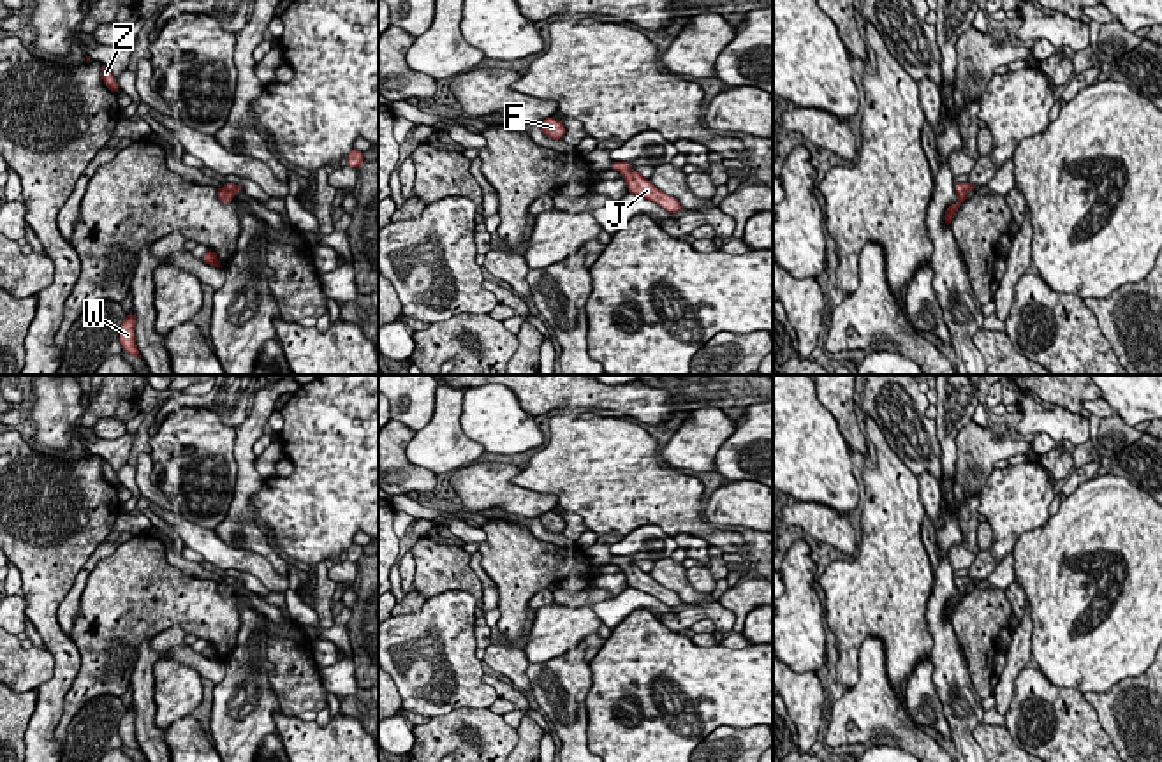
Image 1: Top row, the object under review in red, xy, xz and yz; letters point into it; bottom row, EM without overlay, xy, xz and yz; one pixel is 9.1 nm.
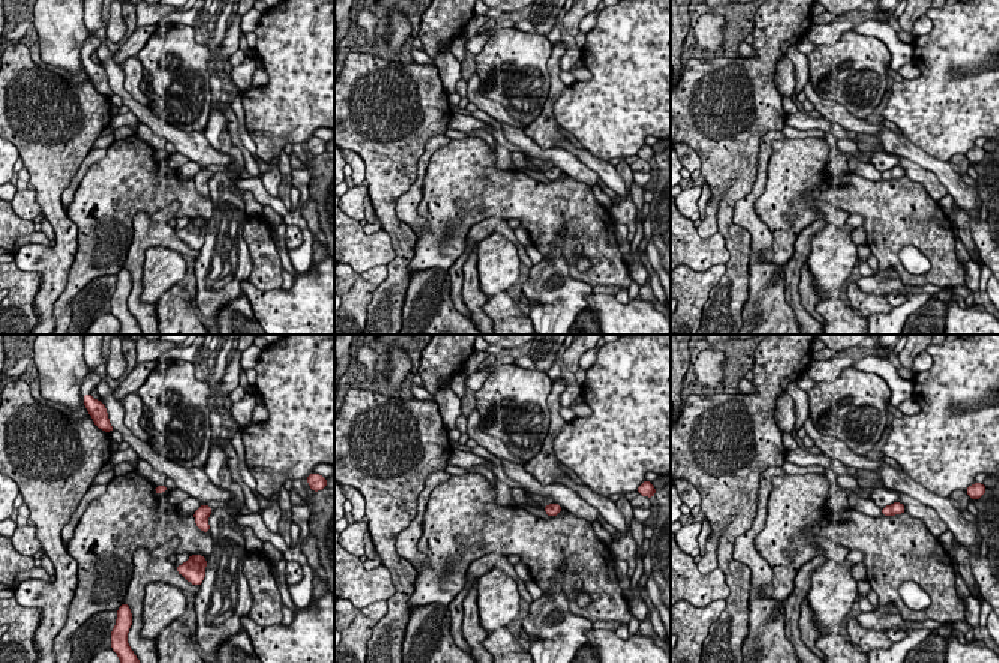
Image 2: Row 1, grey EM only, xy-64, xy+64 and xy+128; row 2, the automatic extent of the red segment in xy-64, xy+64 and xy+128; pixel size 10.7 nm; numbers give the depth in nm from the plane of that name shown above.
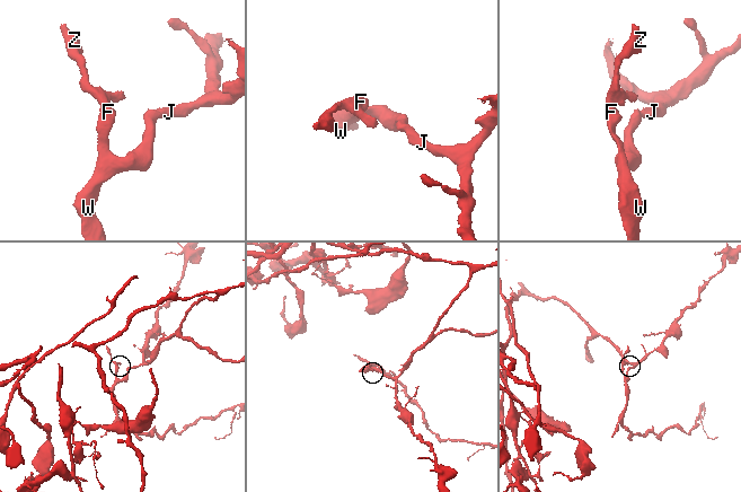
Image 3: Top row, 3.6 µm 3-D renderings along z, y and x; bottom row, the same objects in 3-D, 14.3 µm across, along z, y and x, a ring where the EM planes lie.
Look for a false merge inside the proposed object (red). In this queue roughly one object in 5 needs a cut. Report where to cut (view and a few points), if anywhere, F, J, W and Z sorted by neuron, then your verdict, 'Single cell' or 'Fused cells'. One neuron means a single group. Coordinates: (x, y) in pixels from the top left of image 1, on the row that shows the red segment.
No split. Groups: F J W Z. Single cell

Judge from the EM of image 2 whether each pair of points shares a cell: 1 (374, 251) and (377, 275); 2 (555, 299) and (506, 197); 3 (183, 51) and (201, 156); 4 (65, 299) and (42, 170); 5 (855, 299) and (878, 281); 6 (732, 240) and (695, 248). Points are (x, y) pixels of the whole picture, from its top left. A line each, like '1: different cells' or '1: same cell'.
1: different cells
2: different cells
3: different cells
4: different cells
5: different cells
6: different cells

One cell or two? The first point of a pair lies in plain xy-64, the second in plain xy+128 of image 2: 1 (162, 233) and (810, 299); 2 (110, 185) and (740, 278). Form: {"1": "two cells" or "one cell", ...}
{"1": "one cell", "2": "two cells"}

